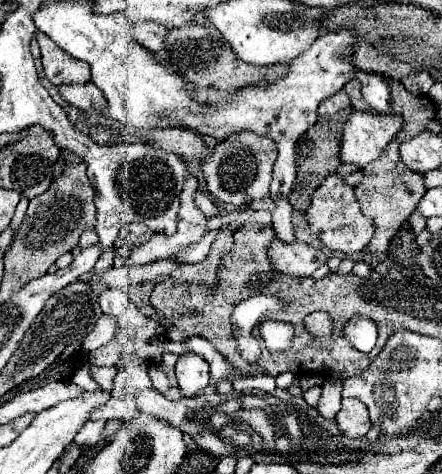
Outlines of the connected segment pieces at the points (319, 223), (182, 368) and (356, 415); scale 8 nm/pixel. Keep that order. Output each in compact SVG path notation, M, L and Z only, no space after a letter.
M331 174L321 186L319 190L315 190L313 194L310 208L307 208L307 216L309 216L309 226L311 232L319 236L319 240L323 242L323 246L331 252L341 252L341 254L357 254L361 252L367 242L373 236L373 224L369 218L365 218L359 210L359 202L355 198L355 192L351 186L343 184L339 174Z
M185 354L175 366L177 386L183 396L193 398L209 384L209 364L197 354Z
M343 398L343 406L337 414L337 424L345 436L351 438L365 436L367 430L371 428L367 406L355 398Z

